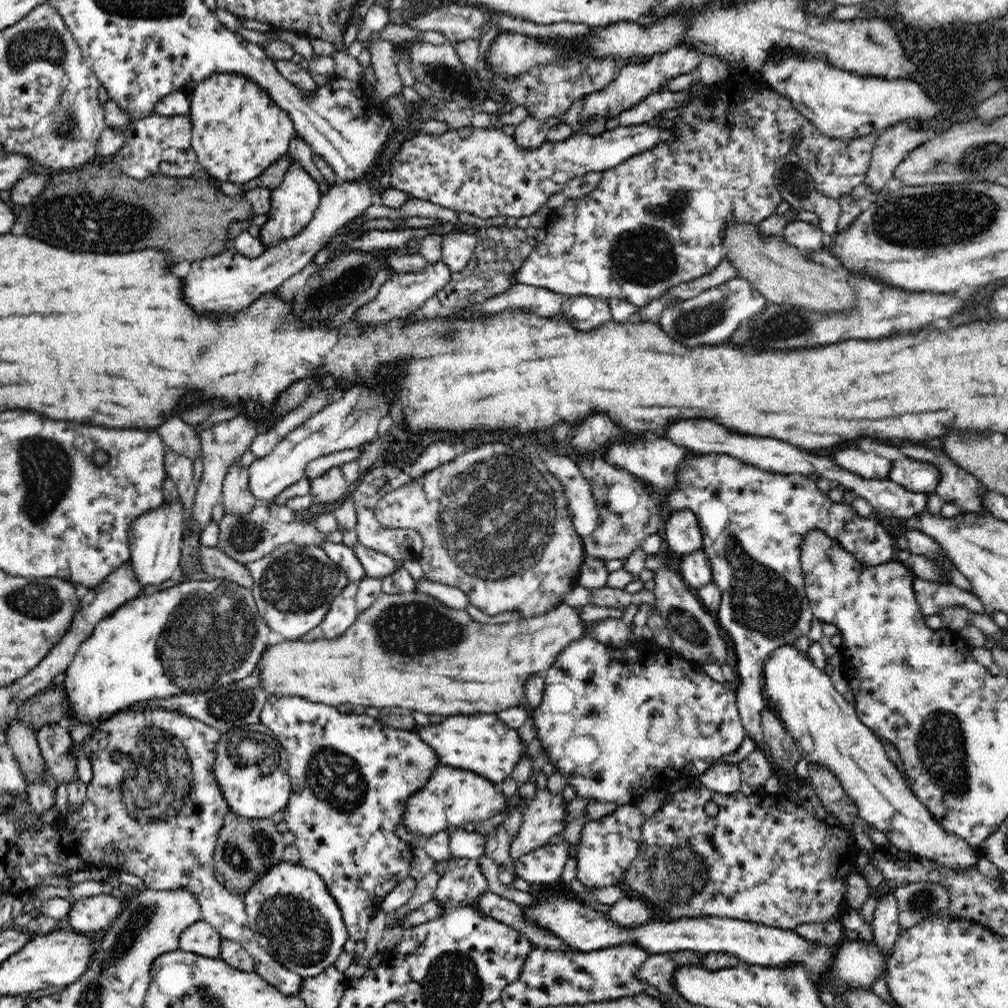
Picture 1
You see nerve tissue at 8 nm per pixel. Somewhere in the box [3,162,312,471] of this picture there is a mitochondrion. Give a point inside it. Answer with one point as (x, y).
(101, 222)

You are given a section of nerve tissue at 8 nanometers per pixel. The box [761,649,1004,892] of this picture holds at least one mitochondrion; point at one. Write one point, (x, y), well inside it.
(940, 742)

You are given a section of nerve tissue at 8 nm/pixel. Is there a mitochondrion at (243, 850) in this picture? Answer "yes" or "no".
yes

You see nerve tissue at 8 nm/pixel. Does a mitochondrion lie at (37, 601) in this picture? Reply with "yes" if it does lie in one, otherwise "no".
yes

